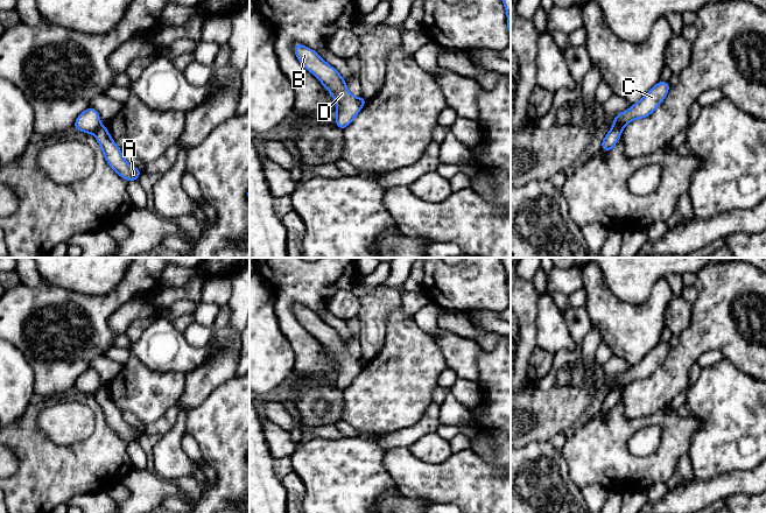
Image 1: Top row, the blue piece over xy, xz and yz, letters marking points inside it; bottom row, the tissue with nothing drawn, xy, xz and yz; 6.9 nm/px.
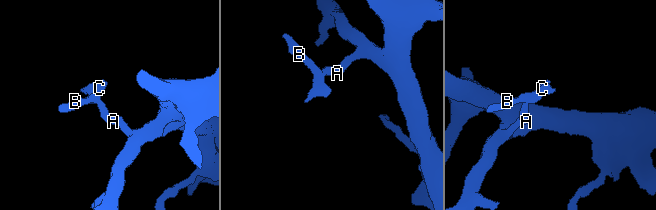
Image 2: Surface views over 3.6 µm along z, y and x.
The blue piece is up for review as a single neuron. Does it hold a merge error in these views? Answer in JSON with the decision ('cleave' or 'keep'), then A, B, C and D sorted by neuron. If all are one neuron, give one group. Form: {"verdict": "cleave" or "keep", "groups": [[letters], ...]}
{"verdict": "cleave", "groups": [["A"], ["B", "C", "D"]]}

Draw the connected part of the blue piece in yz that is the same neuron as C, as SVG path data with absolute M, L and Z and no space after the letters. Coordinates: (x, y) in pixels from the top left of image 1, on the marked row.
M658 82L638 103L632 104L630 110L617 114L613 119L613 126L621 132L631 121L651 115L663 101L669 89L669 83Z

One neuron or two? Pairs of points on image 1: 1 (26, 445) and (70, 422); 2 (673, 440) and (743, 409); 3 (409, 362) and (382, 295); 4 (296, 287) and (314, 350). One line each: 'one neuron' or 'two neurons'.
1: two neurons
2: two neurons
3: two neurons
4: one neuron

